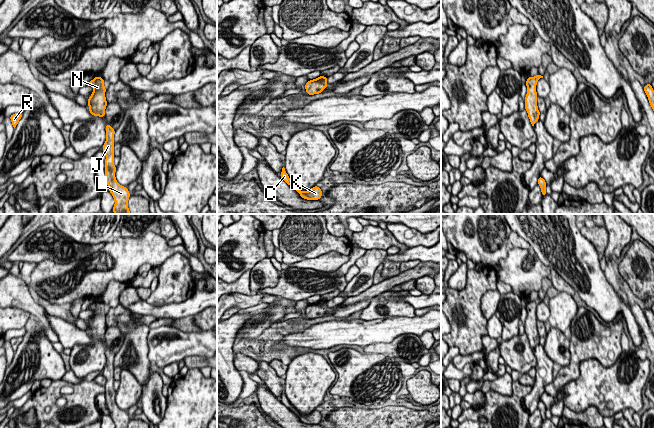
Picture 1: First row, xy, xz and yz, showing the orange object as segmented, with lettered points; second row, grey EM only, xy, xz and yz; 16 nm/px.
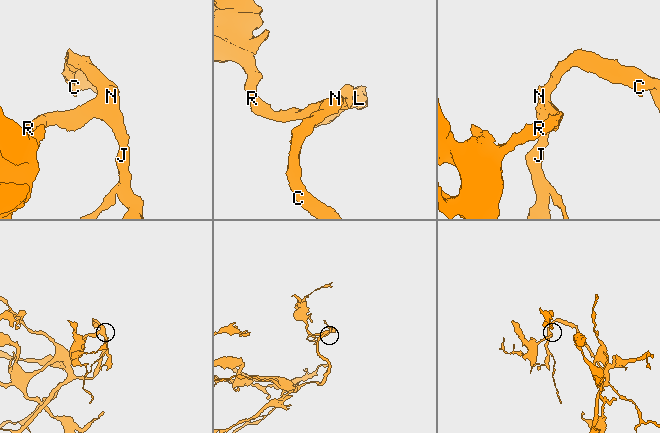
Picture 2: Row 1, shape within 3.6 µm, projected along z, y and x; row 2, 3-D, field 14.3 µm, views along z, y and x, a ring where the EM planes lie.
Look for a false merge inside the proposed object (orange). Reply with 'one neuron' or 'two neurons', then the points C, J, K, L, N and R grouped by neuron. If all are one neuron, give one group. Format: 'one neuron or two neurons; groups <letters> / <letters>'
one neuron; groups C J K L N R

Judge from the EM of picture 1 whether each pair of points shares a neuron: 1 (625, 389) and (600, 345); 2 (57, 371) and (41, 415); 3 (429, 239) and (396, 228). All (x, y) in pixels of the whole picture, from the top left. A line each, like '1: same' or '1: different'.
1: different
2: different
3: same

